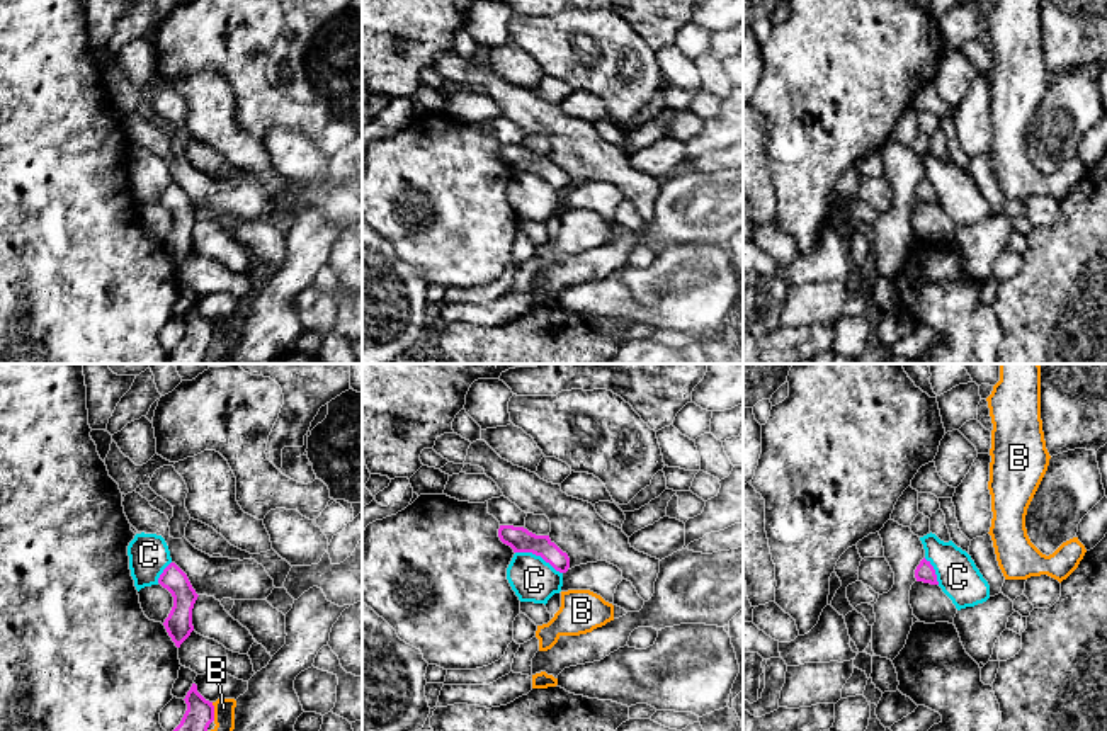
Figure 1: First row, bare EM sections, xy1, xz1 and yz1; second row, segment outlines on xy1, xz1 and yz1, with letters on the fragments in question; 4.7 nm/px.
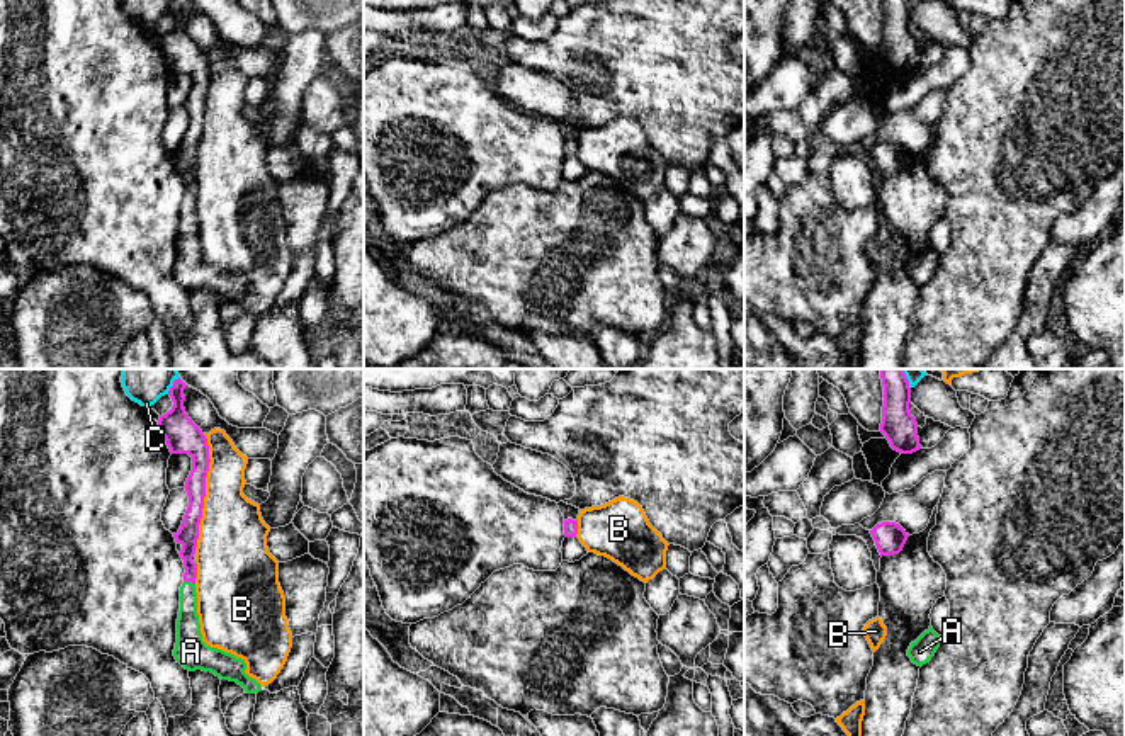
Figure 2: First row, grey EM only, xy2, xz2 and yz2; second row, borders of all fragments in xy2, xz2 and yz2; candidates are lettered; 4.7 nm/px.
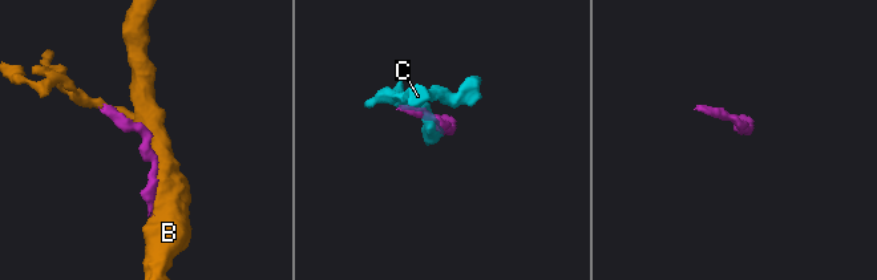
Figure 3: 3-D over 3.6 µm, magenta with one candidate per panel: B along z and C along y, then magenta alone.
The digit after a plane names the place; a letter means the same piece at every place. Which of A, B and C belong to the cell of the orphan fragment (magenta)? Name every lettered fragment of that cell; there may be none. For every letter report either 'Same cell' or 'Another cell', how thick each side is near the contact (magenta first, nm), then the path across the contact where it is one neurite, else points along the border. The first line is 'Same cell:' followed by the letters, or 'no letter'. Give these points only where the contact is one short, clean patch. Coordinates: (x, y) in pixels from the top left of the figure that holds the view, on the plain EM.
Same cell: A
A: Same cell. Thickness 100 nm (magenta) against 110 nm. Path across: xy2 (187, 153), (189, 199), (187, 243)
B: Another cell. Thickness 120 nm (magenta) against 320 nm
C: Another cell. Thickness 110 nm (magenta) against 200 nm. Boundary: xz1 (516, 170), (539, 174), (562, 192)

